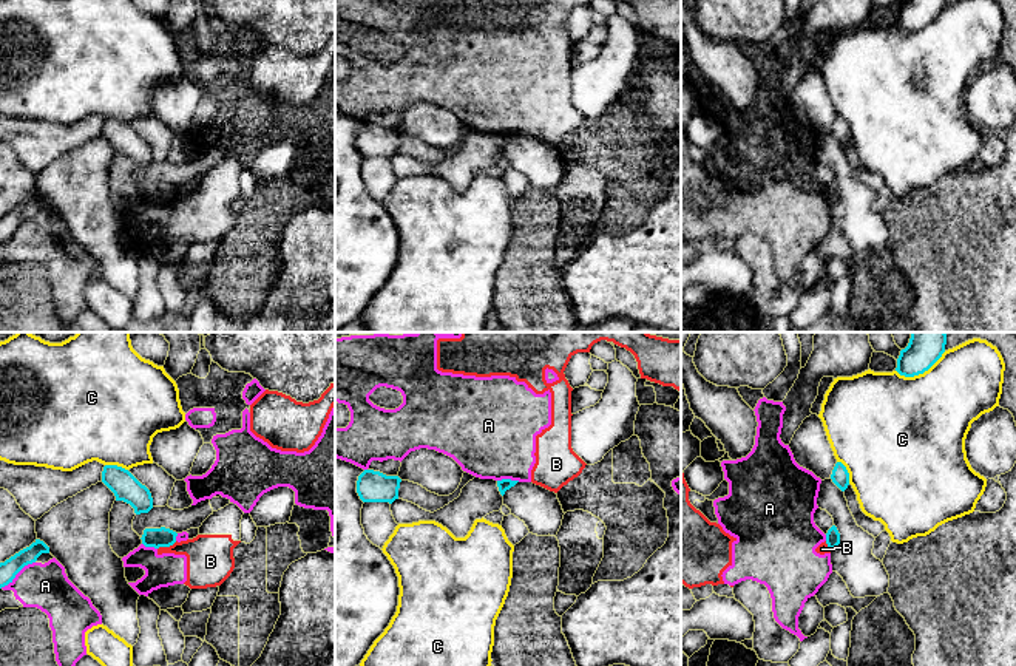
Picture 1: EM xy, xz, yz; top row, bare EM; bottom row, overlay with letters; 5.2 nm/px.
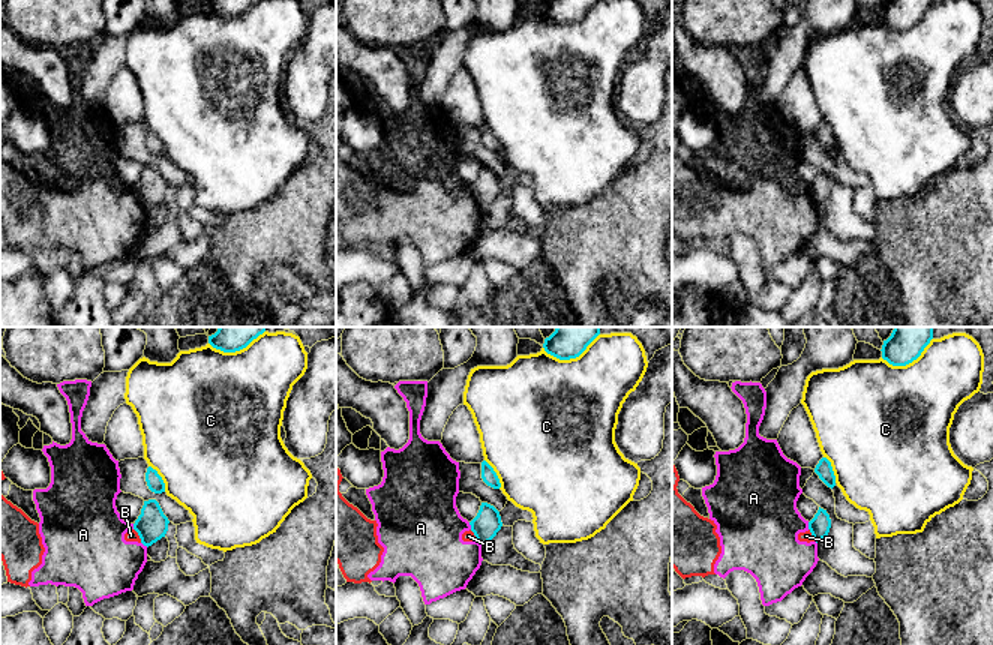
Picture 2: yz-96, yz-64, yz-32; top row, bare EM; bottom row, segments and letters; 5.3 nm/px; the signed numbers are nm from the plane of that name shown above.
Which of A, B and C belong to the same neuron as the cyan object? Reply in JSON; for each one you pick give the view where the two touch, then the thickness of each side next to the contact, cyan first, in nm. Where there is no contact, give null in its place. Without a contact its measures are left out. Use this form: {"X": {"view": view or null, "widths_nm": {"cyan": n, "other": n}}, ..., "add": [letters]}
{"add": []}

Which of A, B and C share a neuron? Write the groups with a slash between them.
A B / C

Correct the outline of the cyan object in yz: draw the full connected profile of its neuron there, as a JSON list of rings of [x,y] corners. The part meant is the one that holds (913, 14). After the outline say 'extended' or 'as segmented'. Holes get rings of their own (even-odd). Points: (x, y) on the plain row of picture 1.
[[[906,0],[900,5],[896,25],[914,31],[928,25],[945,6],[945,0]]] | as segmented

